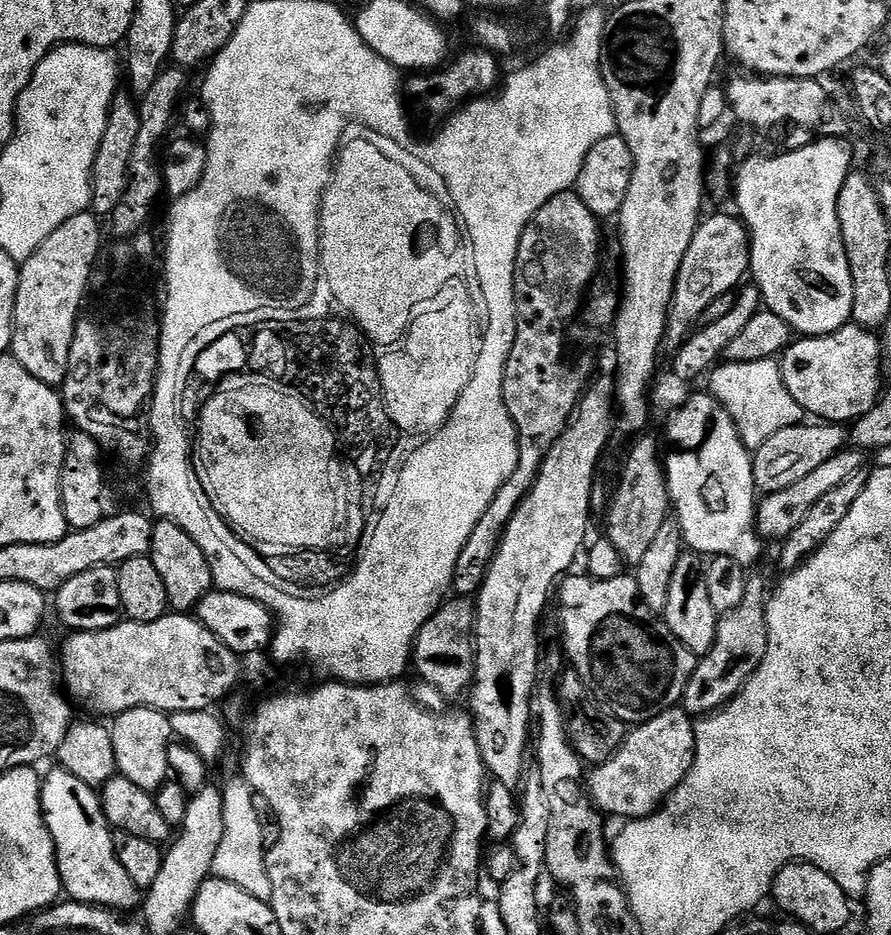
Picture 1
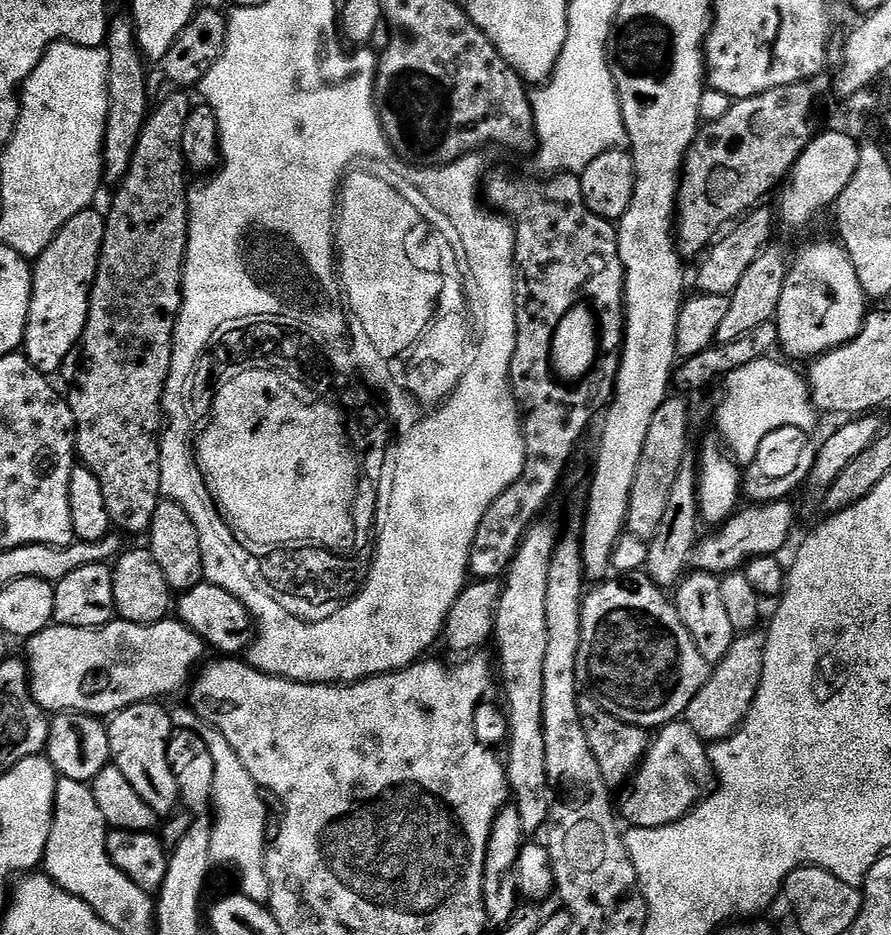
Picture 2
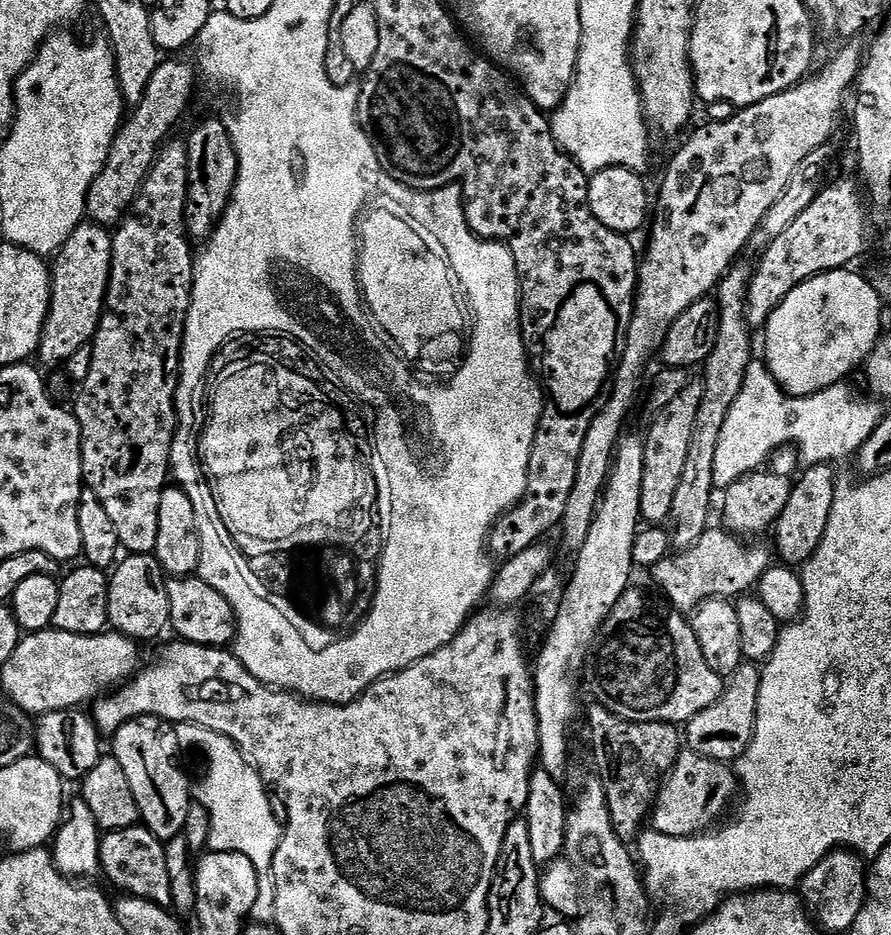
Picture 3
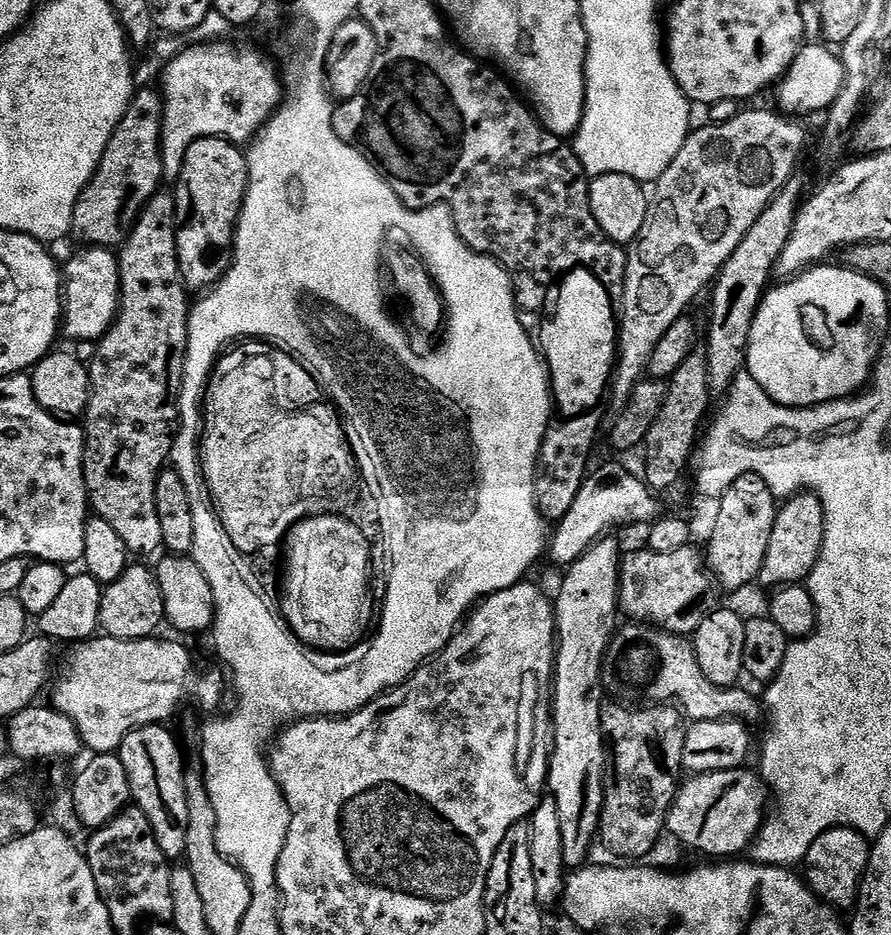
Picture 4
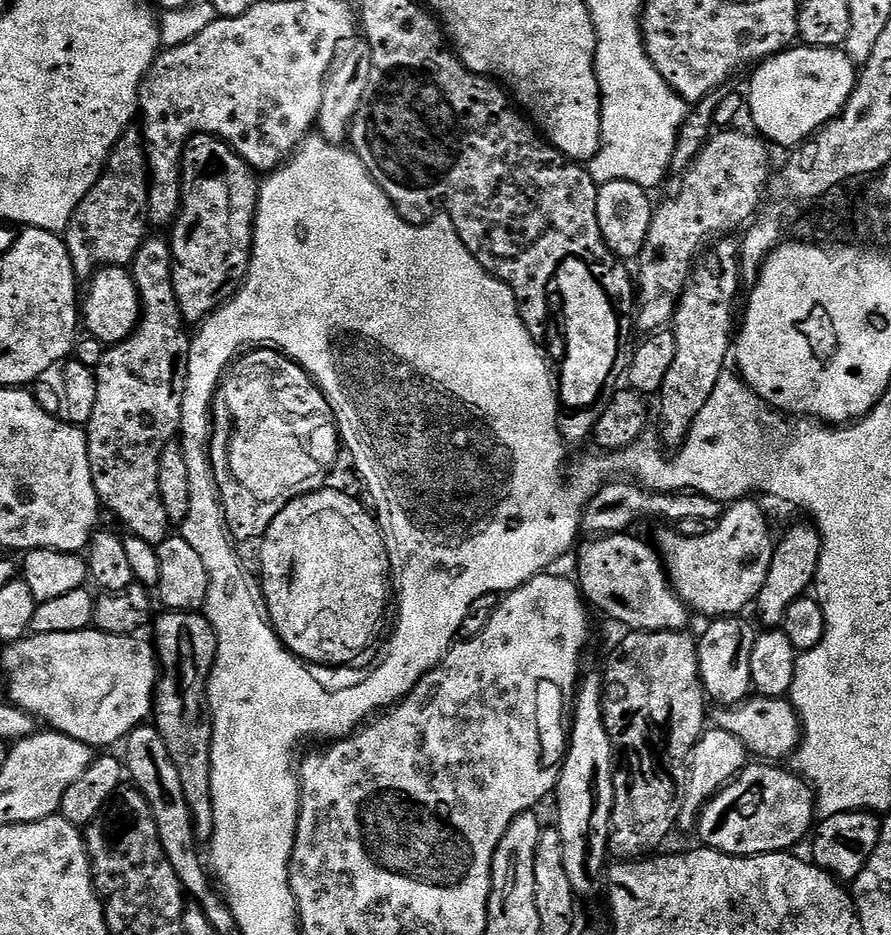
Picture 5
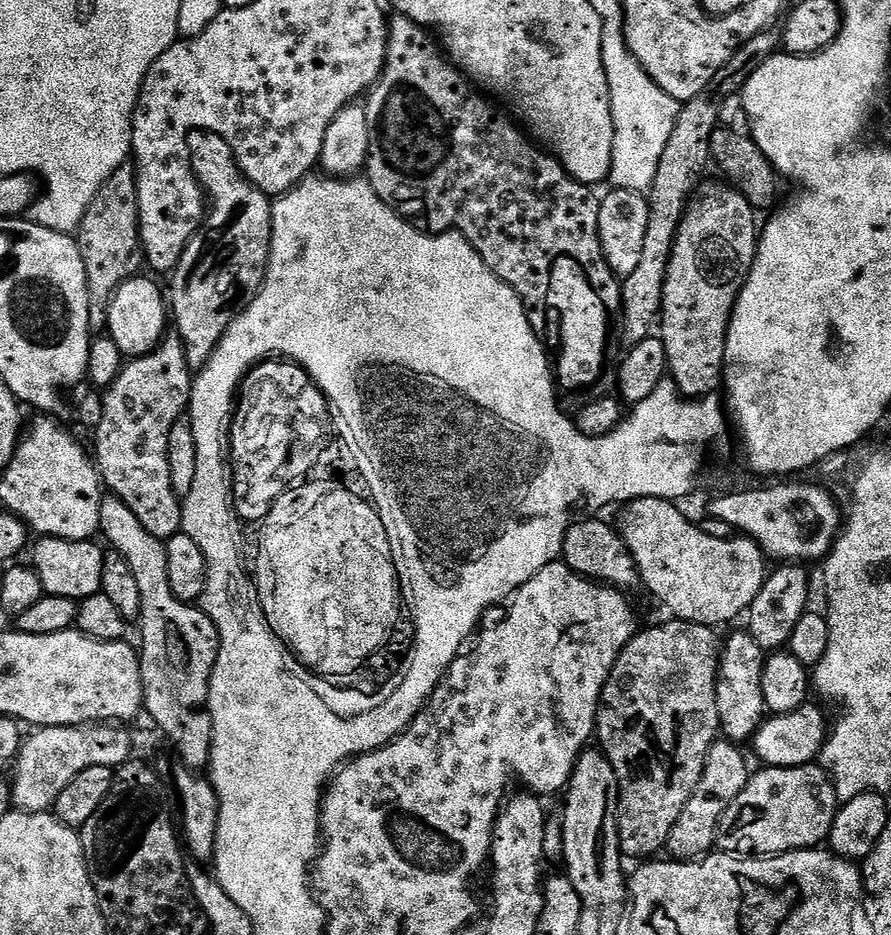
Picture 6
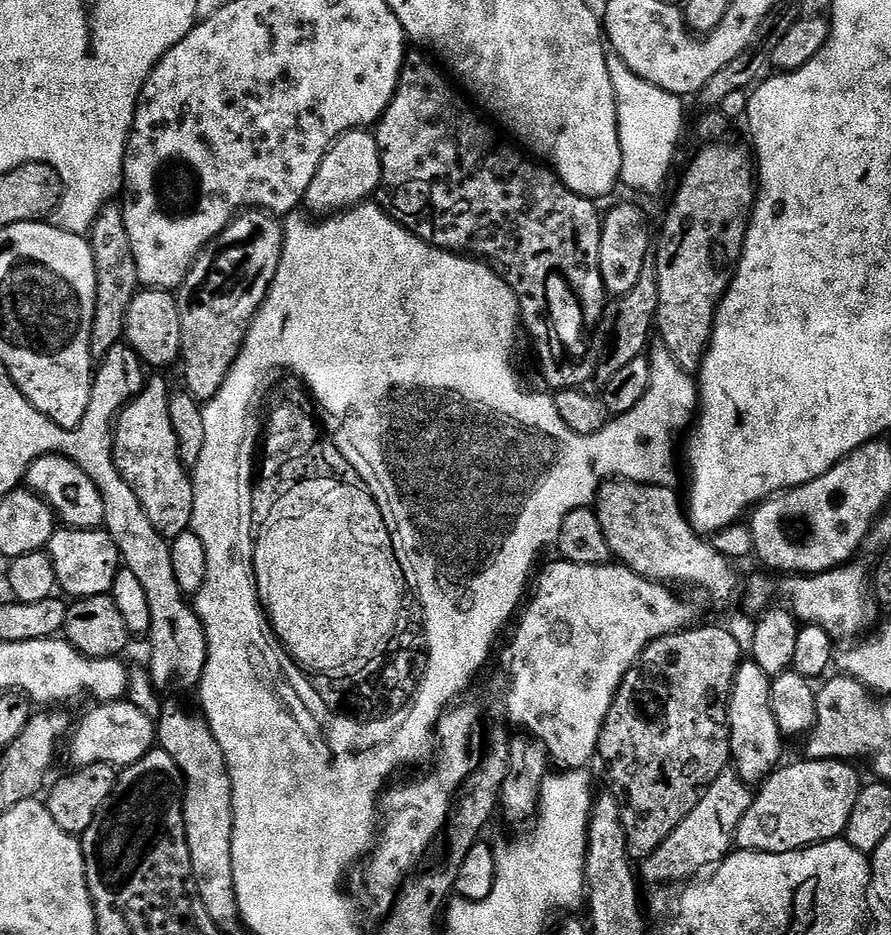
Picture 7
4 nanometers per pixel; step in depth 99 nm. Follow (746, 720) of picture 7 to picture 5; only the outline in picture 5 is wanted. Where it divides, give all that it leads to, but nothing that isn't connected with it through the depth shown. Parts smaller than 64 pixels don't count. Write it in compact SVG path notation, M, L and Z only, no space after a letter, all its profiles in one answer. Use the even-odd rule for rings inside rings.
M739 615L722 616L713 619L705 630L704 637L698 640L698 666L700 680L709 701L716 706L735 706L743 704L753 695L750 678L750 653L758 635Z

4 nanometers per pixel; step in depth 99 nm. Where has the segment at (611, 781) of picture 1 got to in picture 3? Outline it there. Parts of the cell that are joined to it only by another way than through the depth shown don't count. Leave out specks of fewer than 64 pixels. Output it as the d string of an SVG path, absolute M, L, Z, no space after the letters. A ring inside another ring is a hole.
M684 750L677 755L666 779L659 785L659 788L660 793L658 791L655 793L654 807L650 812L651 827L667 836L694 836L697 832L711 829L719 821L716 819L727 810L728 803L735 796L737 799L738 777L727 763L711 760L709 756L700 756L696 752Z

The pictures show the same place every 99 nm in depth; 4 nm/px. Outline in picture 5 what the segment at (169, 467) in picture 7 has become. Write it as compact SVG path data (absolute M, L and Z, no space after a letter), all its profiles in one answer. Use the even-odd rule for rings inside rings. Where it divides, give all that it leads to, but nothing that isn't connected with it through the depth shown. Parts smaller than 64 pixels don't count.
M167 239L145 240L132 259L130 271L140 291L140 322L125 340L103 349L101 362L94 369L98 382L98 402L94 402L94 414L90 414L90 422L86 426L88 457L94 490L101 505L107 511L109 508L124 523L128 536L136 536L155 546L170 535L166 506L162 506L162 494L158 494L158 458L162 458L165 446L177 439L180 430L186 361L192 341L189 325L174 294L171 243Z

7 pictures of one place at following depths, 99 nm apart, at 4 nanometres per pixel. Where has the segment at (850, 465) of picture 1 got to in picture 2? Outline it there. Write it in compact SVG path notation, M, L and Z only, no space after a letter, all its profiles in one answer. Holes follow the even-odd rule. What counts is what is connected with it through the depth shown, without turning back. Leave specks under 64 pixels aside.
M791 499L771 500L765 504L749 503L748 508L741 507L734 515L723 524L719 525L708 537L701 539L696 547L692 549L690 561L693 569L710 572L713 576L723 577L729 572L743 569L750 560L757 560L759 556L776 556L788 544L792 536L792 527L796 524L796 508L792 505Z

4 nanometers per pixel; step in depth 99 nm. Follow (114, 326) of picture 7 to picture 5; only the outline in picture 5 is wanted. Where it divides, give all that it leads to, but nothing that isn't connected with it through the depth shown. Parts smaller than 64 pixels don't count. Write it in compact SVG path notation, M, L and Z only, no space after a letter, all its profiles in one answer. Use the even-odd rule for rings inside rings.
M139 127L126 129L112 147L104 173L94 182L90 194L78 202L78 210L70 218L62 239L70 254L77 281L88 282L102 268L131 265L138 250L149 239L148 219L148 155L144 149L144 133Z

